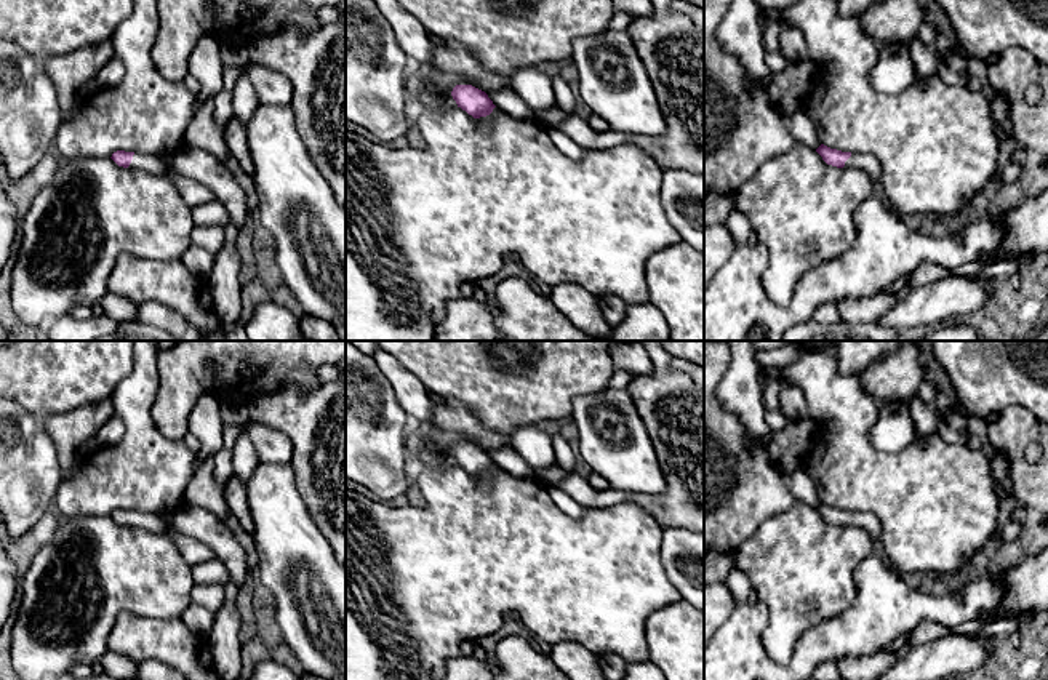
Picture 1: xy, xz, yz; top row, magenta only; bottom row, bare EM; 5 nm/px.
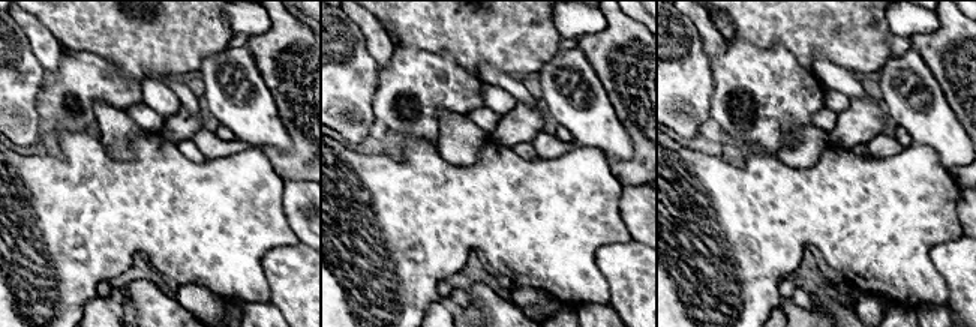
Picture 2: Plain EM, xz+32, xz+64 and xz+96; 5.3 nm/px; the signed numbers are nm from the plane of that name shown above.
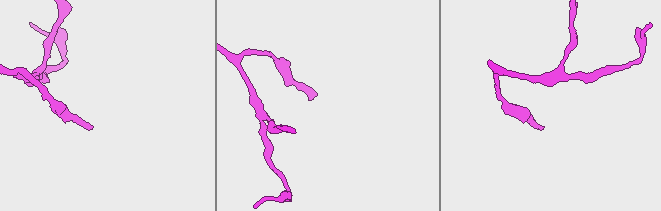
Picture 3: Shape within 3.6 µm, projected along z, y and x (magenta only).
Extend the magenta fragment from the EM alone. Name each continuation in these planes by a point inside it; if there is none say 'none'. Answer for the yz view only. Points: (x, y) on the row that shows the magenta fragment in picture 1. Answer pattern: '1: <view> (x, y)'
1: yz (866, 162)

